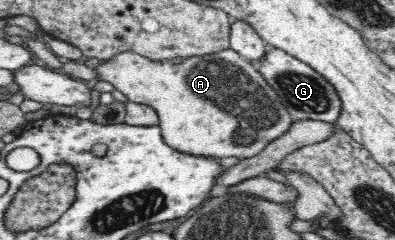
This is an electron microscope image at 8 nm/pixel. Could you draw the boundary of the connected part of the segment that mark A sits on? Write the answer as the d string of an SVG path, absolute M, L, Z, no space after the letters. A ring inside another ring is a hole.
M231 48L212 54L202 56L191 56L183 59L170 59L162 61L153 61L144 56L140 56L132 51L118 53L110 60L105 60L99 65L98 79L106 80L110 84L114 85L116 90L120 90L122 94L126 95L126 98L130 102L138 102L140 104L147 104L156 110L159 116L159 125L164 142L171 146L174 150L180 152L187 152L188 155L195 155L200 157L214 157L216 159L236 157L239 159L246 159L256 156L259 152L262 152L263 148L266 148L273 140L276 140L279 136L282 136L291 127L294 122L291 112L282 104L281 98L278 93L266 83L266 79L262 77L255 64L251 63L248 59L238 54Z

